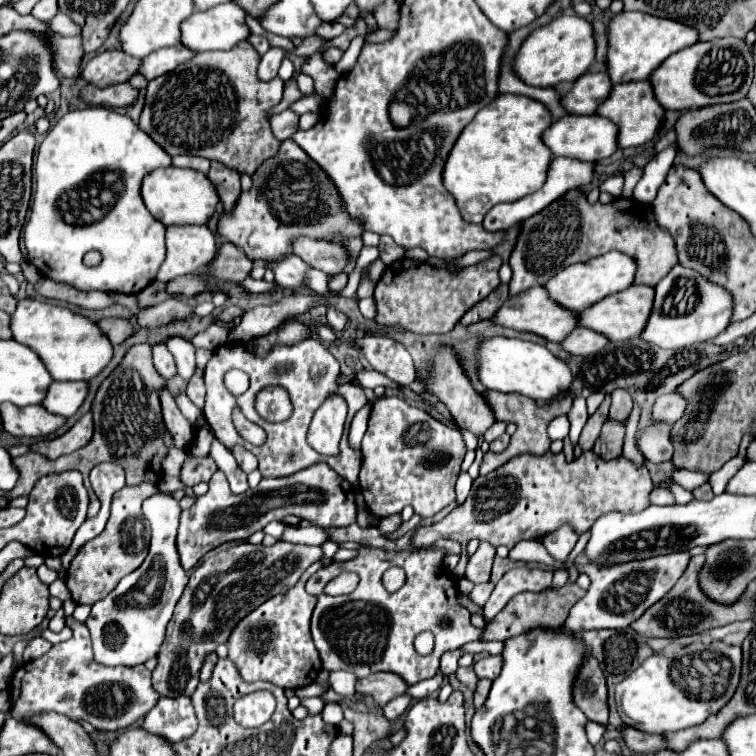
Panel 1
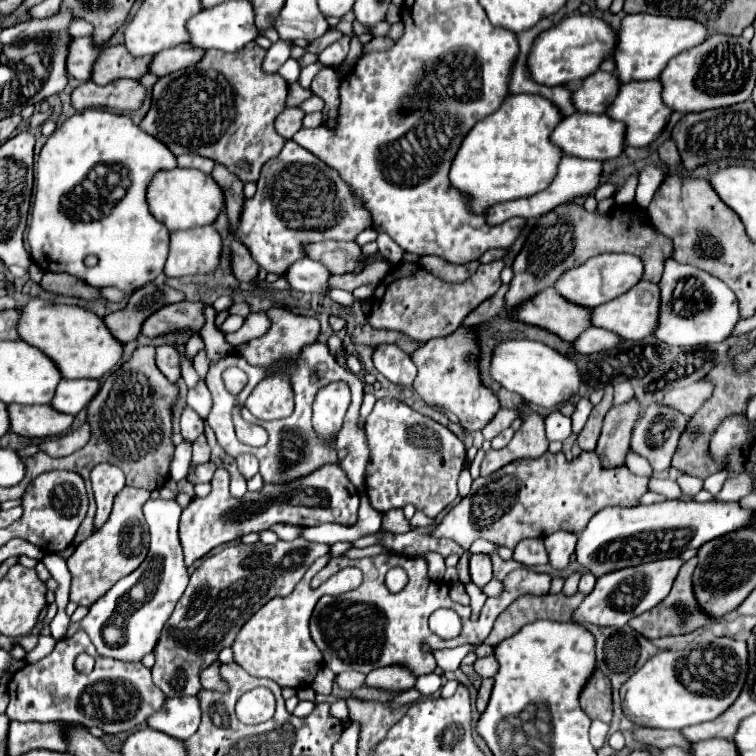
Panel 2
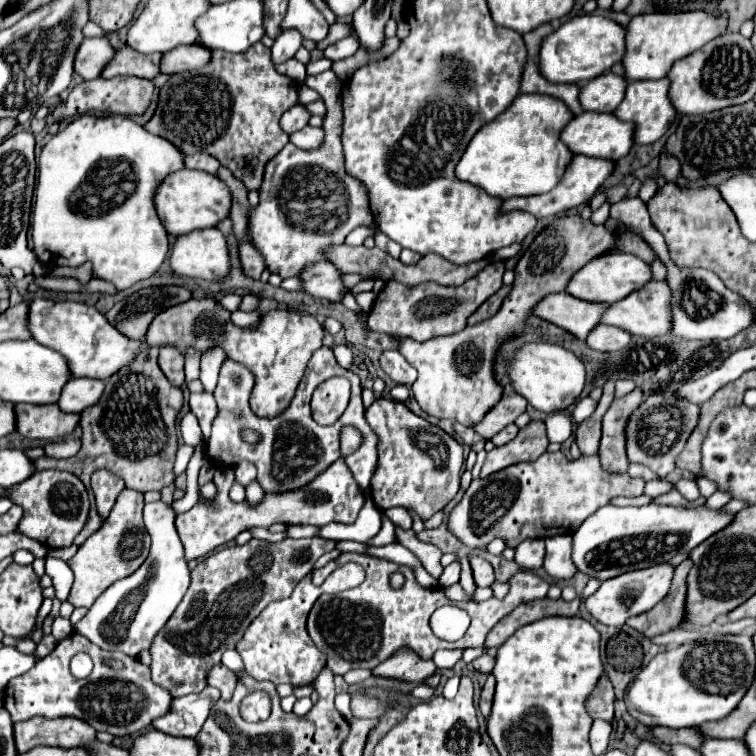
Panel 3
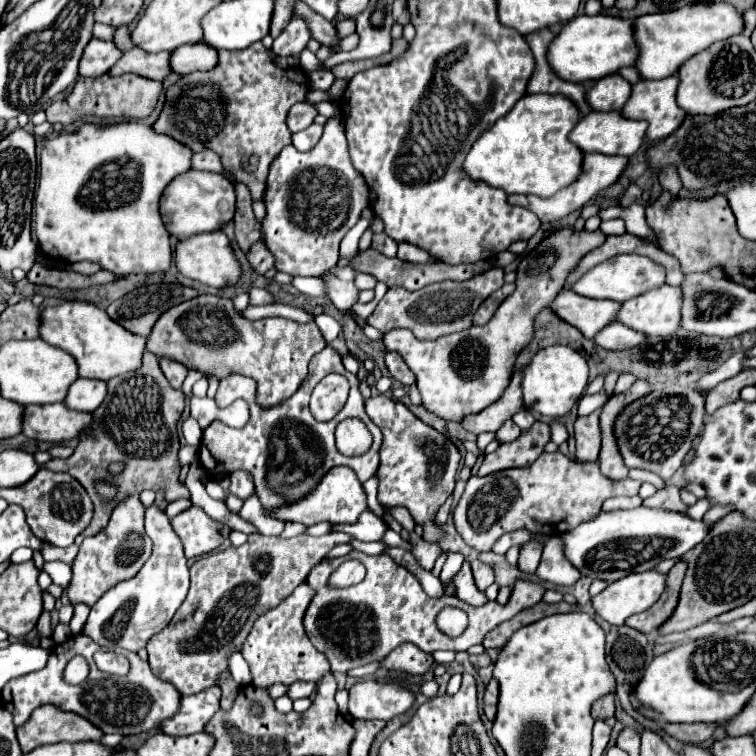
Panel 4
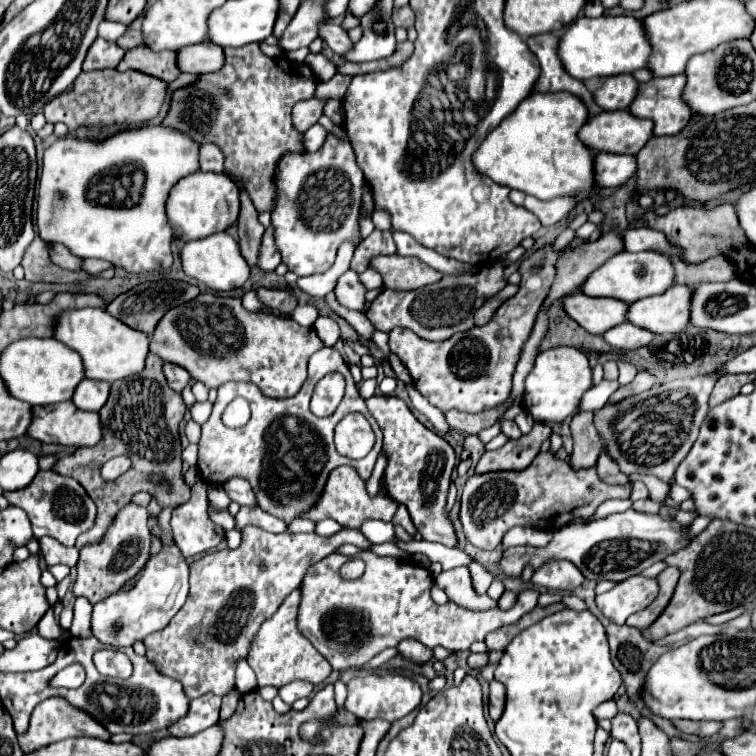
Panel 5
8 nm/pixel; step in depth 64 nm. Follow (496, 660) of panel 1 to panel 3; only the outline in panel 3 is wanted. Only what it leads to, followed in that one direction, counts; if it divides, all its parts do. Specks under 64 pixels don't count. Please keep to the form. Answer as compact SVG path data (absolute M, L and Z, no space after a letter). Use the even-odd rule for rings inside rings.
M482 654L480 658L476 658L476 660L472 662L472 666L474 666L478 672L492 672L492 668L494 668L494 658L488 656L488 654Z

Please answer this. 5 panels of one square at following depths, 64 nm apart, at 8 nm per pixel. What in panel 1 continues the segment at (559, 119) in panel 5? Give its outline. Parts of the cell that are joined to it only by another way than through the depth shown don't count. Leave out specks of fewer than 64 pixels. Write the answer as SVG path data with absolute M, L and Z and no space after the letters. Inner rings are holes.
M500 94L488 108L482 108L472 124L464 128L460 138L456 140L446 166L444 166L444 186L456 198L456 204L468 222L482 222L484 214L500 202L514 202L522 196L528 196L540 190L548 178L548 166L554 156L552 150L542 142L542 134L552 124L552 114L548 108L528 96L520 94Z

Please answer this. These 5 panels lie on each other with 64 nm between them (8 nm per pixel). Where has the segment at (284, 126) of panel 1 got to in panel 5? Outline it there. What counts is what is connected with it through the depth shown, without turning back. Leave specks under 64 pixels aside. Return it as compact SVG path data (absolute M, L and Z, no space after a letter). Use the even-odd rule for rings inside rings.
M310 98L310 100L302 100L296 104L296 108L292 110L292 122L296 124L296 130L306 132L310 126L314 126L318 122L318 118L324 114L324 98Z

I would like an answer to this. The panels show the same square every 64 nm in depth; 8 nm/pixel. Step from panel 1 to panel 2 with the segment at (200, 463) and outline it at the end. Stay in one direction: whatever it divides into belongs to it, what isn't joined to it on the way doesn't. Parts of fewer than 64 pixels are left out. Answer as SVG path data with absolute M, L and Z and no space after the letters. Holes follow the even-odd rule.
M206 462L206 464L198 466L198 468L194 470L194 474L188 474L188 482L190 482L190 484L210 482L212 476L214 476L214 470L216 470L216 464L214 464L214 462Z

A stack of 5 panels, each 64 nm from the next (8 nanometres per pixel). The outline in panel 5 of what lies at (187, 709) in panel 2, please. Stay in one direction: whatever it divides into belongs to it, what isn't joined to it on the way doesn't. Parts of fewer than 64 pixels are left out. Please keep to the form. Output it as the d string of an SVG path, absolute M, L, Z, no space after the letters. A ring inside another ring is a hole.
M202 696L202 698L190 700L188 716L184 716L180 724L174 724L170 732L172 736L194 736L204 728L218 724L218 712L220 712L218 696Z

